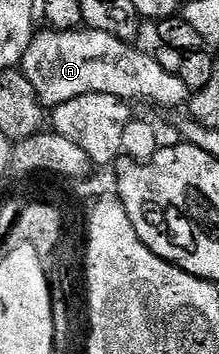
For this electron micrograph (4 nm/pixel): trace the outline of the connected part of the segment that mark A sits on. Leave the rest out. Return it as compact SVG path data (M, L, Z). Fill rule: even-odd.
M88 26L67 29L65 31L38 31L30 40L21 63L20 71L35 86L37 99L45 106L56 106L71 102L83 94L111 94L126 102L150 100L153 104L162 104L165 108L175 108L190 99L187 86L175 74L167 74L159 66L156 55L140 52L128 40L95 30Z

